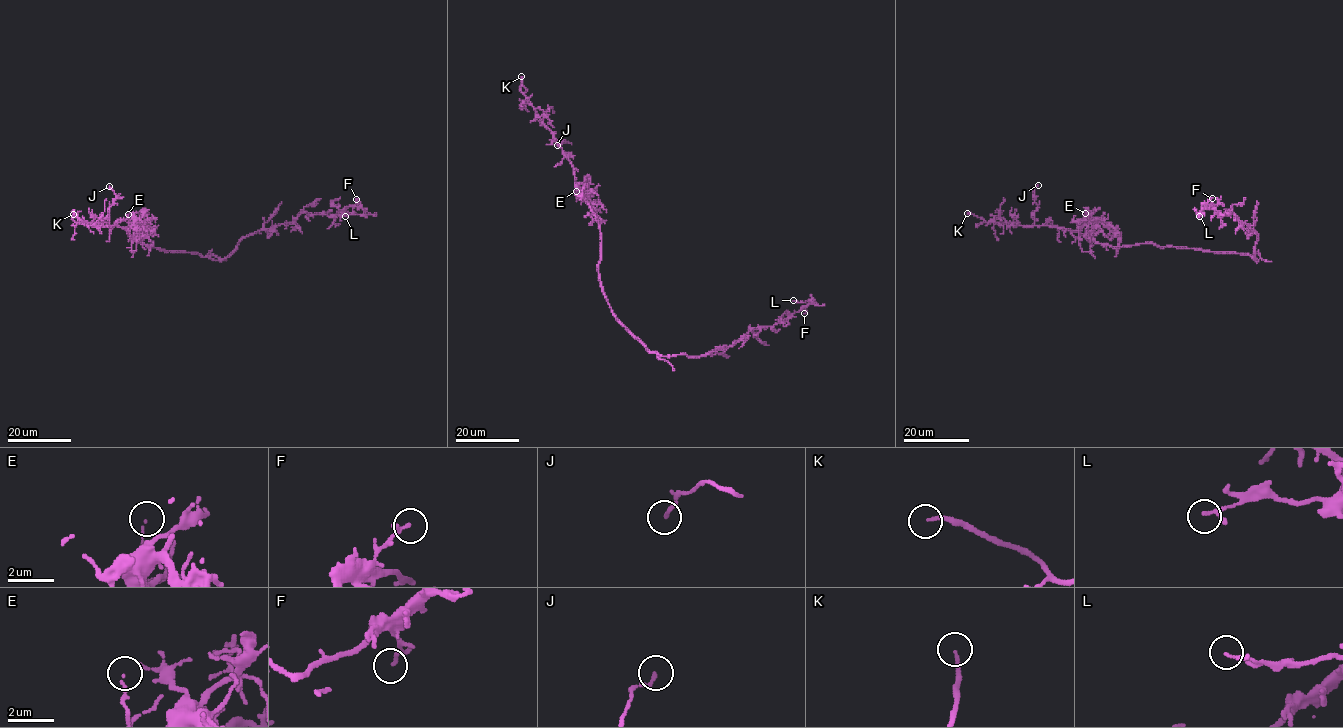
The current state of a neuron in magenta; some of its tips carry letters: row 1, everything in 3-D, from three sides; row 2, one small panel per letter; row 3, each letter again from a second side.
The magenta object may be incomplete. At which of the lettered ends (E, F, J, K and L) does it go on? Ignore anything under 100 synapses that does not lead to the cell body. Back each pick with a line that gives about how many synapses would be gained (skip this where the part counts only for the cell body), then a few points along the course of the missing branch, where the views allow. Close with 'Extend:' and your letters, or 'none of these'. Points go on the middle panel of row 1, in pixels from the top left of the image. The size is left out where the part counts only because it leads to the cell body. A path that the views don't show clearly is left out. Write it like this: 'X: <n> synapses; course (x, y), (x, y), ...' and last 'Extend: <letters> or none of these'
K: course (521, 76), (521, 67), (532, 52), (543, 47), (562, 46), (566, 41), (580, 44), (592, 29)
Extend: K

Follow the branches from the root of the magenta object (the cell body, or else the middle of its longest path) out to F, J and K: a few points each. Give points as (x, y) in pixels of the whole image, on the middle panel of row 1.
F: (614, 313), (650, 352), (692, 357), (731, 346), (752, 329), (773, 326), (803, 308), (804, 313)
J: (614, 313), (598, 270), (599, 221), (577, 188), (573, 164), (556, 142), (564, 140), (557, 145)
K: (614, 313), (603, 290), (598, 270), (601, 256), (599, 221), (577, 188), (573, 164), (520, 91), (521, 76)

